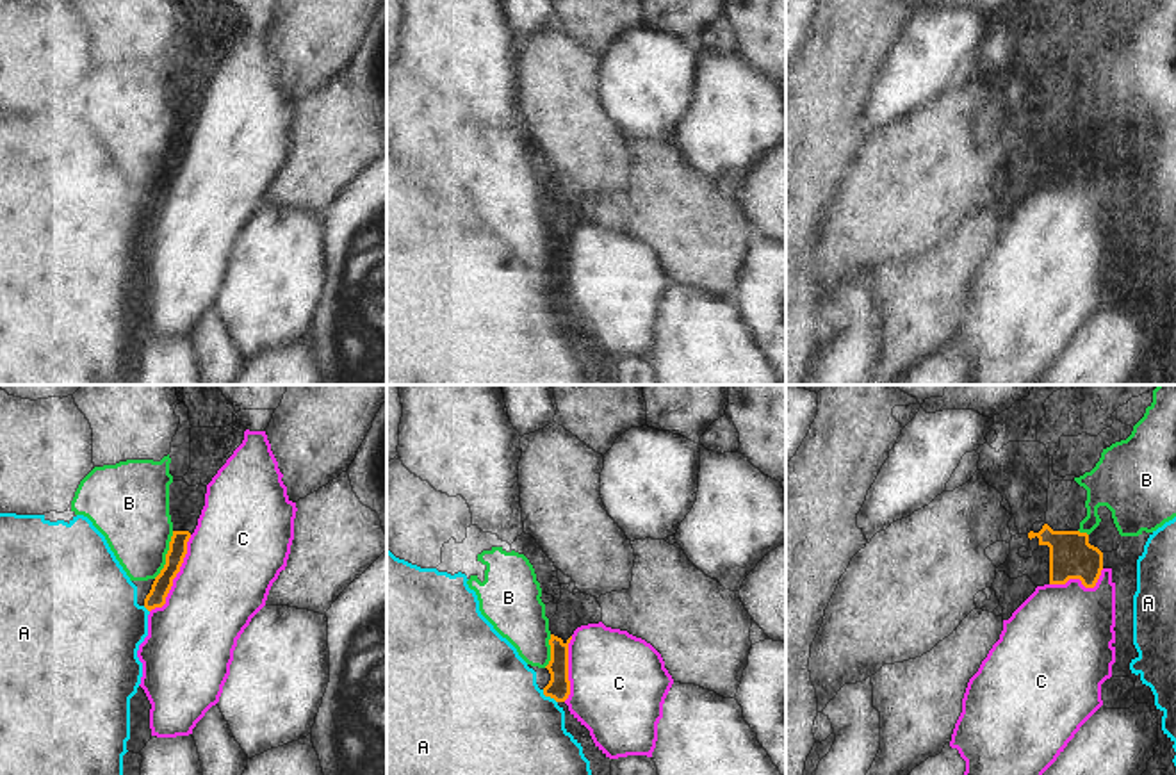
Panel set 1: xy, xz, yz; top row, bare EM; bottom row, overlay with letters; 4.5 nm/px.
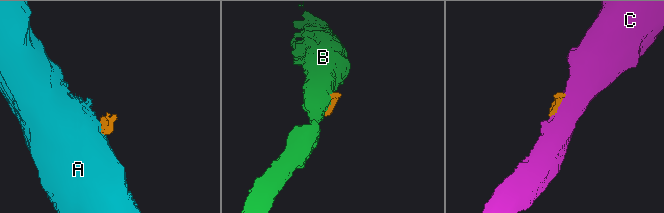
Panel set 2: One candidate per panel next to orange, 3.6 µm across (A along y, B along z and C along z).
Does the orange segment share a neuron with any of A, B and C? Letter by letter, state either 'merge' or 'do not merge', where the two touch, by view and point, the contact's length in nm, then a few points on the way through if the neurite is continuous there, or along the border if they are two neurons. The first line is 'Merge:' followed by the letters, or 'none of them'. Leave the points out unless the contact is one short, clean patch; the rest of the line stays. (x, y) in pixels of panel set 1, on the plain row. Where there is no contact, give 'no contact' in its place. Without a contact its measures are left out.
Merge: C
A: do not merge; meets orange in xz at (549, 296); contact 90 nm long; border along xz (542, 291), (556, 303)
B: do not merge; meets orange in xy at (166, 155); contact 240 nm long
C: merge; meets orange in xy at (175, 177); contact 400 nm long

